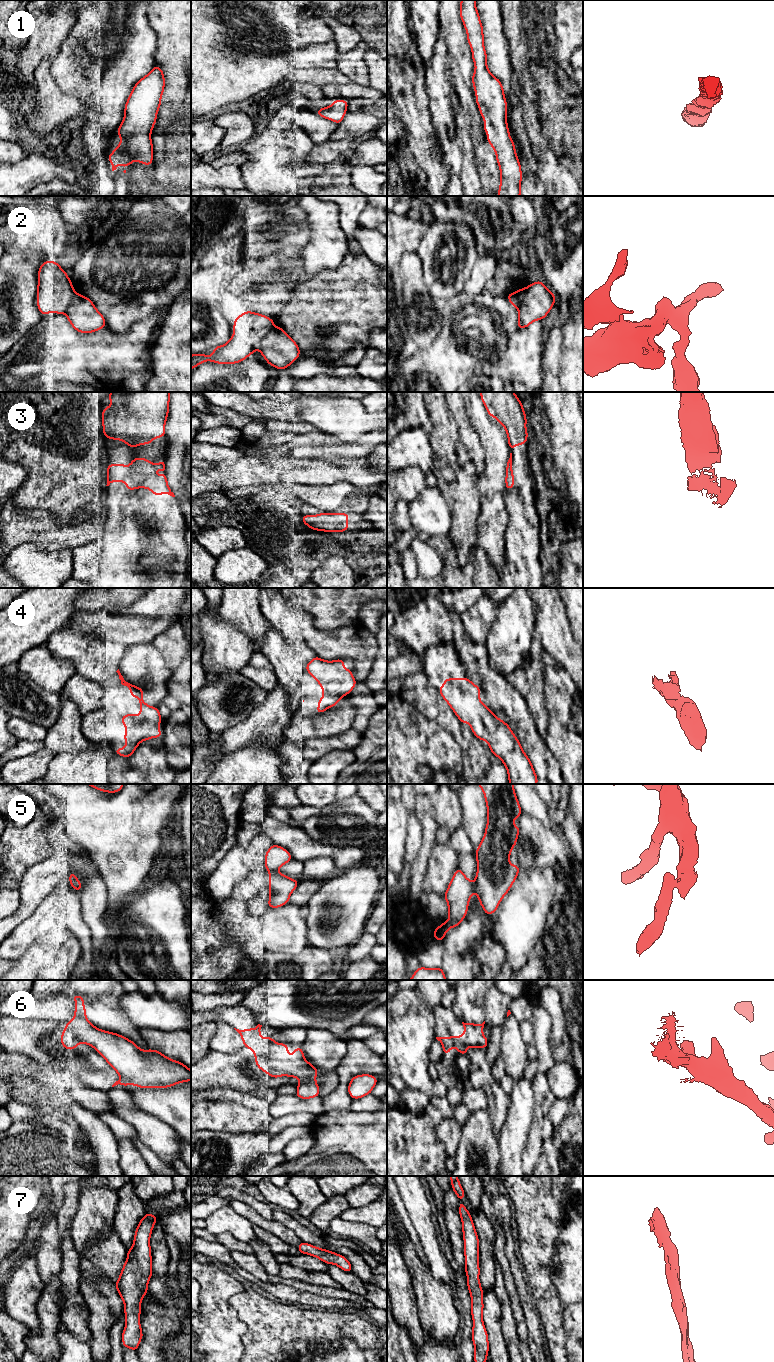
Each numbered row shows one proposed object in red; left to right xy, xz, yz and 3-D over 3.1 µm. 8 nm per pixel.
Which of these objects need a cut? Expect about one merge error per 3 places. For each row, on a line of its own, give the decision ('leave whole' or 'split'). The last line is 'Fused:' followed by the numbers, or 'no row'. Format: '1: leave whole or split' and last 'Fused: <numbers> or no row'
1: leave whole
2: split
3: leave whole
4: leave whole
5: split
6: leave whole
7: leave whole
Fused: 2, 5

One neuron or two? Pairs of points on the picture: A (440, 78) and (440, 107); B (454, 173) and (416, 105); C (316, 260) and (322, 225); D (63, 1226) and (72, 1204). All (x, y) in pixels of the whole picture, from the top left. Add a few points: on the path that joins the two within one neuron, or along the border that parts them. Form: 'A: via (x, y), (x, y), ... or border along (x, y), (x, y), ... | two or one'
A: via (440, 85), (440, 100) | one
B: border along (435, 131), (437, 145), (443, 162), (446, 165) | two
C: via (322, 251), (322, 234) | one
D: via (64, 1221), (68, 1209) | one

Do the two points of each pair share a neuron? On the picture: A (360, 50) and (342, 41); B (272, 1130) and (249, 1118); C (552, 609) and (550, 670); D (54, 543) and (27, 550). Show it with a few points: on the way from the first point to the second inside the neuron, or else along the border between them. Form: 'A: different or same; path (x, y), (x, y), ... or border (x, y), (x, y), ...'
A: different; border (361, 40), (352, 48), (339, 53)
B: different; border (273, 1118), (263, 1131), (244, 1133)
C: different; border (544, 649), (567, 672)
D: different; border (18, 545), (34, 542), (47, 550), (64, 549)

